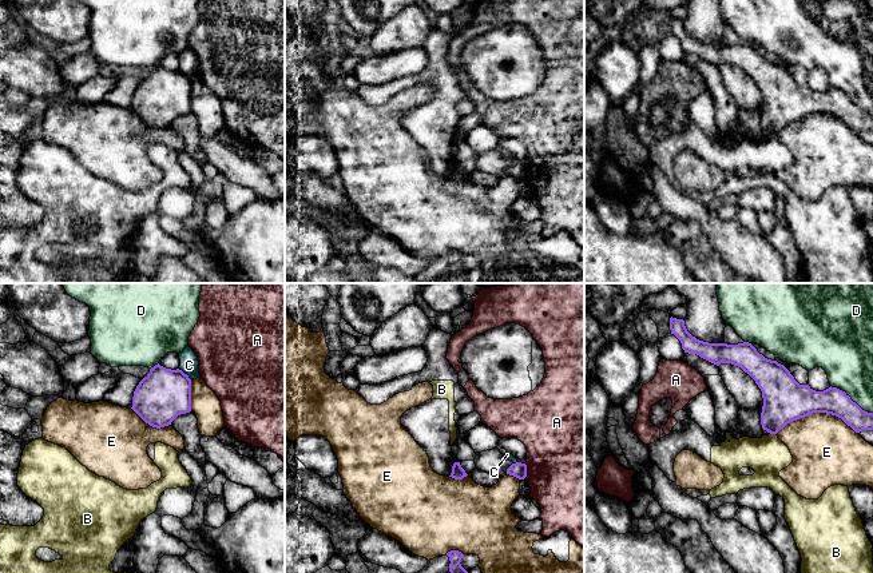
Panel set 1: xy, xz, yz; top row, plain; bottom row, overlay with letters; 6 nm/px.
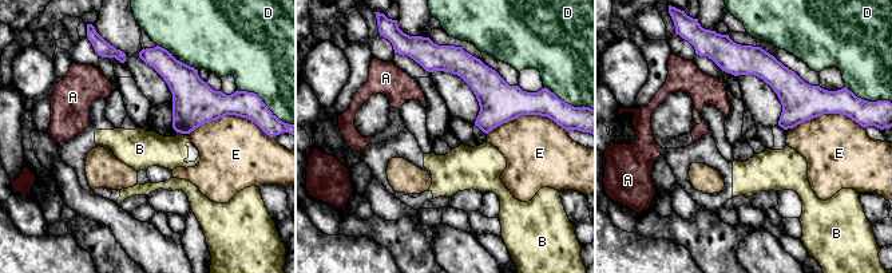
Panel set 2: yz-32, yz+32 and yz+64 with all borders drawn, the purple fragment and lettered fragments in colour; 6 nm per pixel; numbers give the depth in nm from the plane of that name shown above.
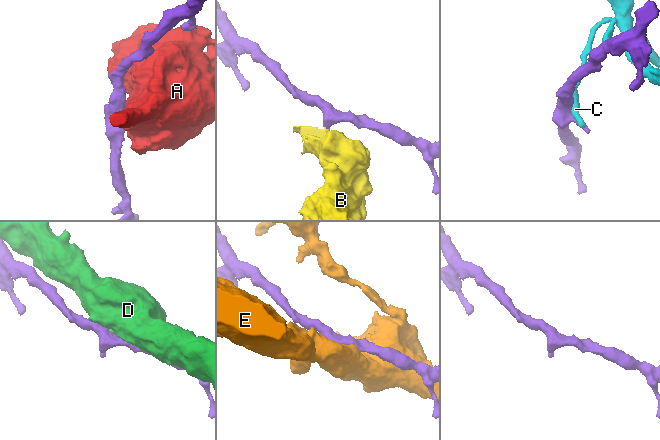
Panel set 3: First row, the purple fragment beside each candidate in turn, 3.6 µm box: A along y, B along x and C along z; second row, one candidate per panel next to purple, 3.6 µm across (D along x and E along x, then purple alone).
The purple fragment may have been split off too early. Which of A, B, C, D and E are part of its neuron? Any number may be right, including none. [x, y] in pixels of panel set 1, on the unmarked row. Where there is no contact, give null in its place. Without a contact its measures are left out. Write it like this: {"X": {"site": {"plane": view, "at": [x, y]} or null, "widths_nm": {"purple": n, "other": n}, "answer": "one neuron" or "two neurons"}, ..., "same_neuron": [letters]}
{"A": {"site": {"plane": "xz", "at": [526, 171]}, "widths_nm": {"purple": 90, "other": 500}, "answer": "two neurons"}, "B": {"site": {"plane": "yz", "at": [773, 134]}, "widths_nm": {"purple": 260, "other": 240}, "answer": "two neurons"}, "C": {"site": {"plane": "xy", "at": [183, 74]}, "widths_nm": {"purple": 300, "other": 110}, "answer": "two neurons"}, "D": {"site": {"plane": "yz", "at": [850, 100]}, "widths_nm": {"purple": 160, "other": 300}, "answer": "two neurons"}, "E": {"site": {"plane": "yz", "at": [816, 112]}, "widths_nm": {"purple": 260, "other": 400}, "answer": "two neurons"}, "same_neuron": []}

